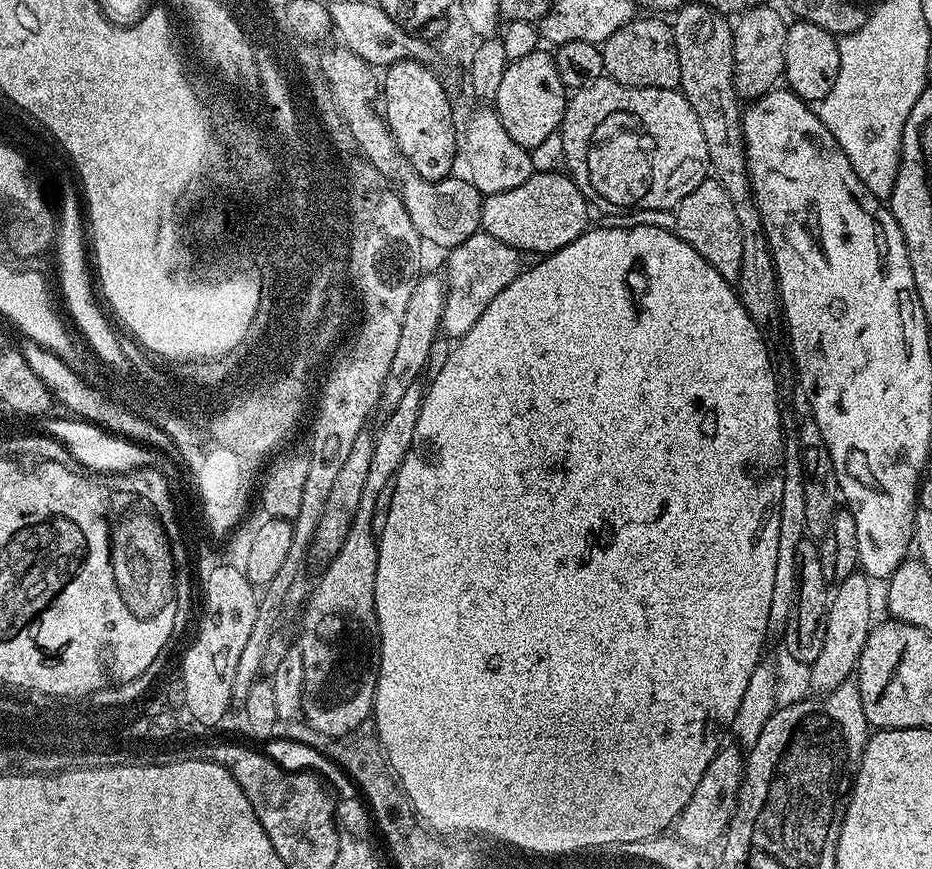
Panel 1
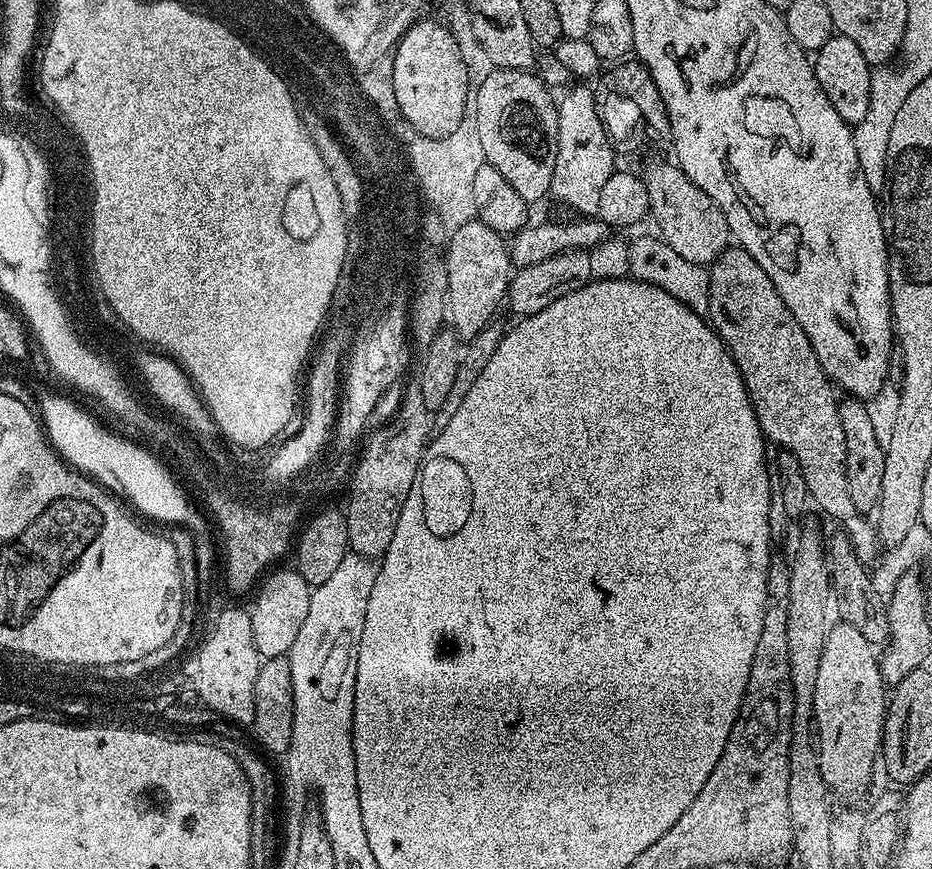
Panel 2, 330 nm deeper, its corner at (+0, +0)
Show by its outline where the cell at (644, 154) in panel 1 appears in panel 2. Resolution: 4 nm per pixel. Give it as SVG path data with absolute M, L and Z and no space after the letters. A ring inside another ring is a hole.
M666 162L655 168L646 181L648 189L648 207L650 220L656 223L655 231L661 240L669 244L677 254L682 254L687 261L711 266L730 244L728 223L718 210L718 206L686 174L675 162Z

